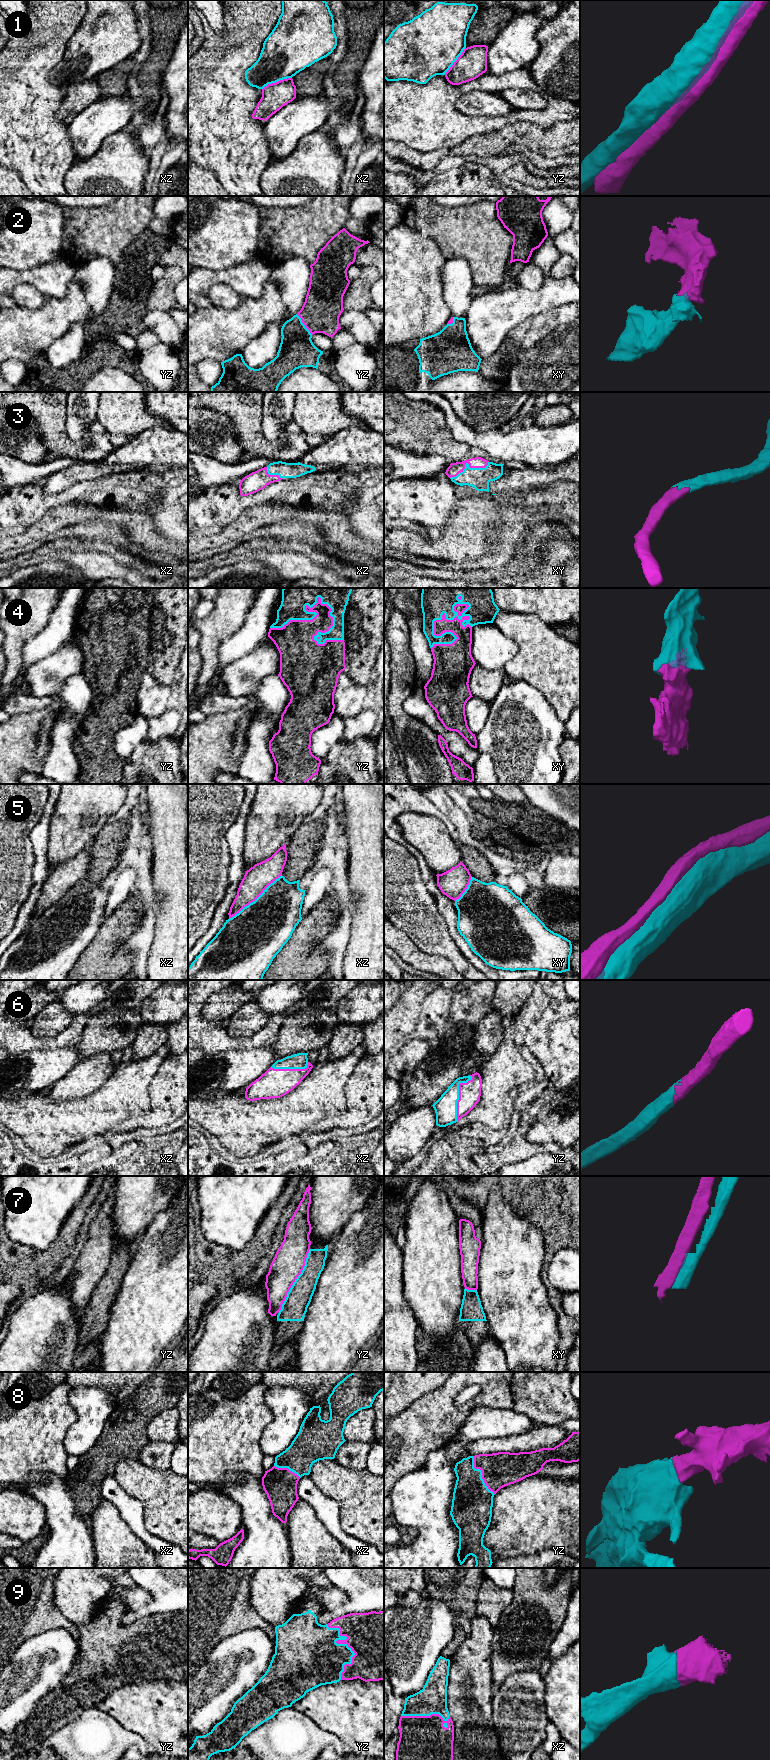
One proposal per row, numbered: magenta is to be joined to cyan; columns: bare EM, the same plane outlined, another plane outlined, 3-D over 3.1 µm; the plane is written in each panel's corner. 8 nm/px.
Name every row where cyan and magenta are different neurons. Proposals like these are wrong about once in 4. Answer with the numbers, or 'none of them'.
1, 5, 7

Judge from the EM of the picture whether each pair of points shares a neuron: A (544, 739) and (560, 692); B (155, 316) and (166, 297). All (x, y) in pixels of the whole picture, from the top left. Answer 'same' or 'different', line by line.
A: different
B: different

